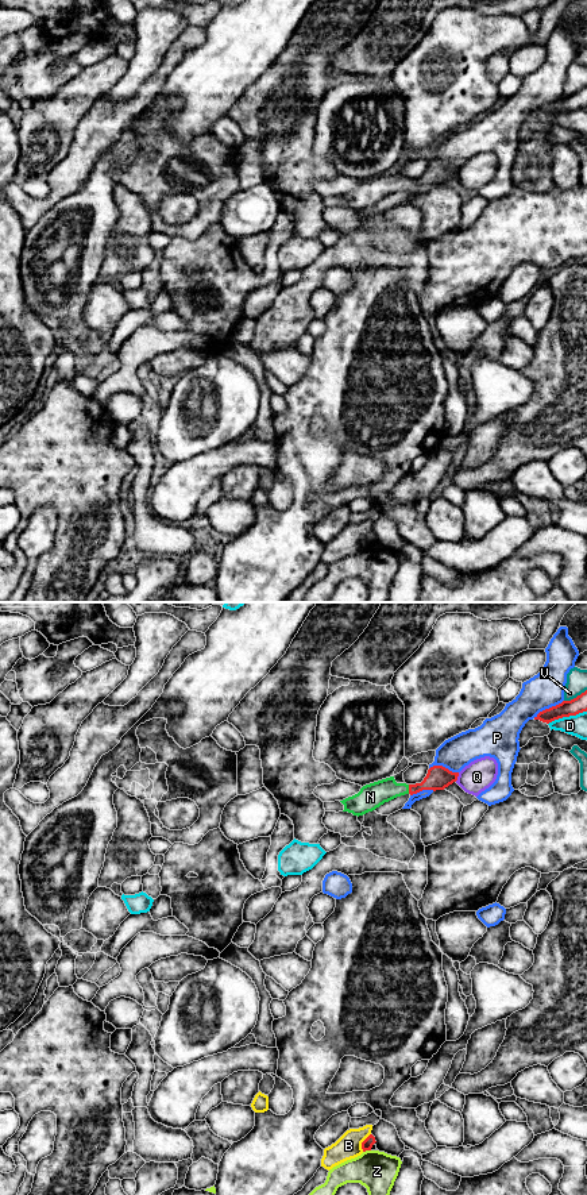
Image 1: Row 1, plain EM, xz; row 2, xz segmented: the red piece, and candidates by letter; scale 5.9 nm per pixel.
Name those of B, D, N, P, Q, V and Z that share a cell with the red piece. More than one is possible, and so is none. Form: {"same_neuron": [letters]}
{"same_neuron": ["N"]}

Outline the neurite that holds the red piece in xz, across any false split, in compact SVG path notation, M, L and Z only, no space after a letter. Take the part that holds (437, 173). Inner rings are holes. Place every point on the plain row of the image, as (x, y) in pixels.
M433 161L428 165L426 171L421 178L406 180L397 178L394 171L366 180L352 192L340 196L344 200L343 207L354 211L363 211L375 205L385 197L405 189L417 189L422 185L444 185L457 176L459 167L452 167L443 161Z

